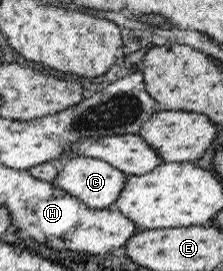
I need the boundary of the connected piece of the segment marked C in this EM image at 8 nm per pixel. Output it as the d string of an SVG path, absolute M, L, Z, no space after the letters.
M74 157L57 164L57 166L58 172L52 182L59 189L65 190L85 202L92 210L113 209L116 196L120 196L120 188L124 186L127 176L126 173L114 168L108 162L90 157Z

